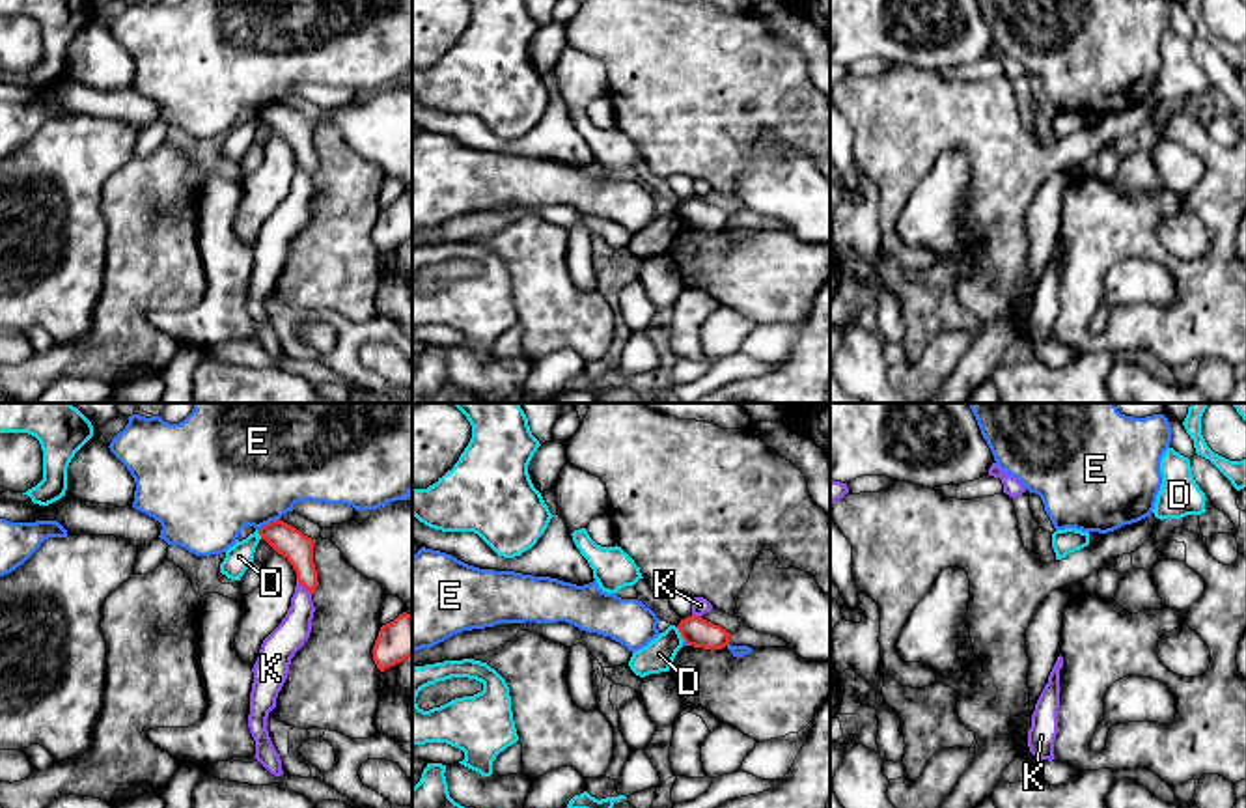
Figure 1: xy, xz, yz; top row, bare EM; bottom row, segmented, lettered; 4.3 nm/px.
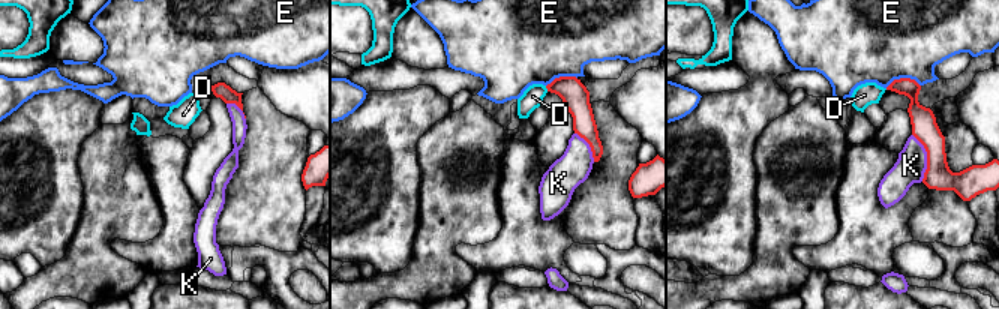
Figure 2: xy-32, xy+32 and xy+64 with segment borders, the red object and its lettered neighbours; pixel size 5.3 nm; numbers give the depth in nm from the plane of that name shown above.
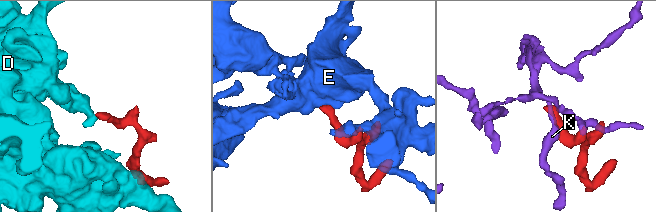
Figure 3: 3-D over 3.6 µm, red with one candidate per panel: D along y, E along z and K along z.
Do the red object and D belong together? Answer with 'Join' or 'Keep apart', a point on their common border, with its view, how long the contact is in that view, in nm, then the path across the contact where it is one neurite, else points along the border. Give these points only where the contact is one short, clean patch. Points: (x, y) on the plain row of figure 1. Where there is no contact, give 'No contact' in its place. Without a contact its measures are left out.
Keep apart. Touches red at xz (681, 217). Shared border 80 nm. Boundary: xz (676, 209), (685, 222)

